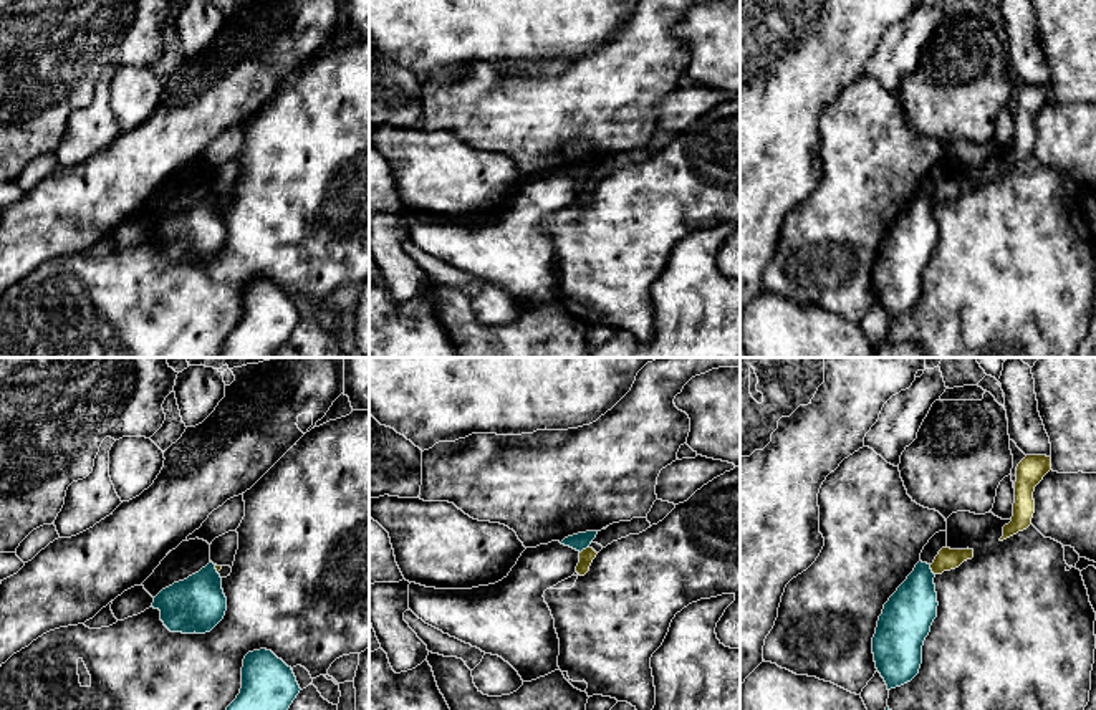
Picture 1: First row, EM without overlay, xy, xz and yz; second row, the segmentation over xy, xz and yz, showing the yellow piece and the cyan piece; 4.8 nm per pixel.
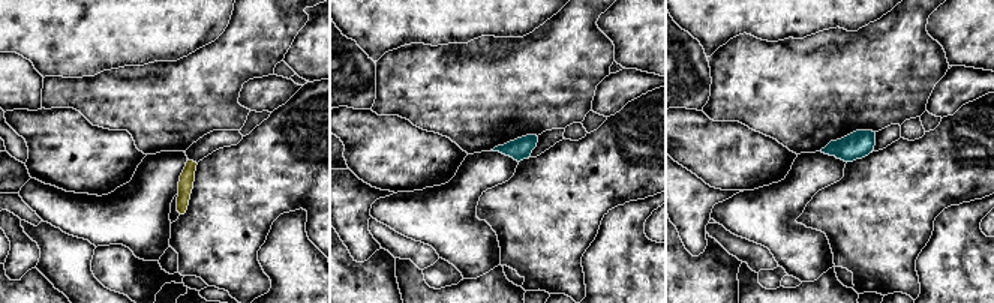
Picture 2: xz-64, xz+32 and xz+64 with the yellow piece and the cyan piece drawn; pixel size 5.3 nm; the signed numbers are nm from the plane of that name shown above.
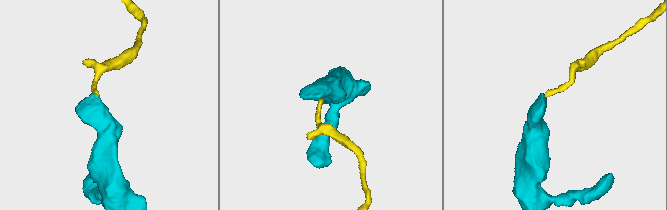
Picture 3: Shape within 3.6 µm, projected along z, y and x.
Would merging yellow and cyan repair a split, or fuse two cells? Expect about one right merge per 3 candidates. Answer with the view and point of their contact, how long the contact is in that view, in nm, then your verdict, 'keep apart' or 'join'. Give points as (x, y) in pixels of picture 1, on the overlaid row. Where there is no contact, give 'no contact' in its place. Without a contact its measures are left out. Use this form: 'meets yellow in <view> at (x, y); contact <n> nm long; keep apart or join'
meets yellow in yz at (931, 568); contact 60 nm long; keep apart

